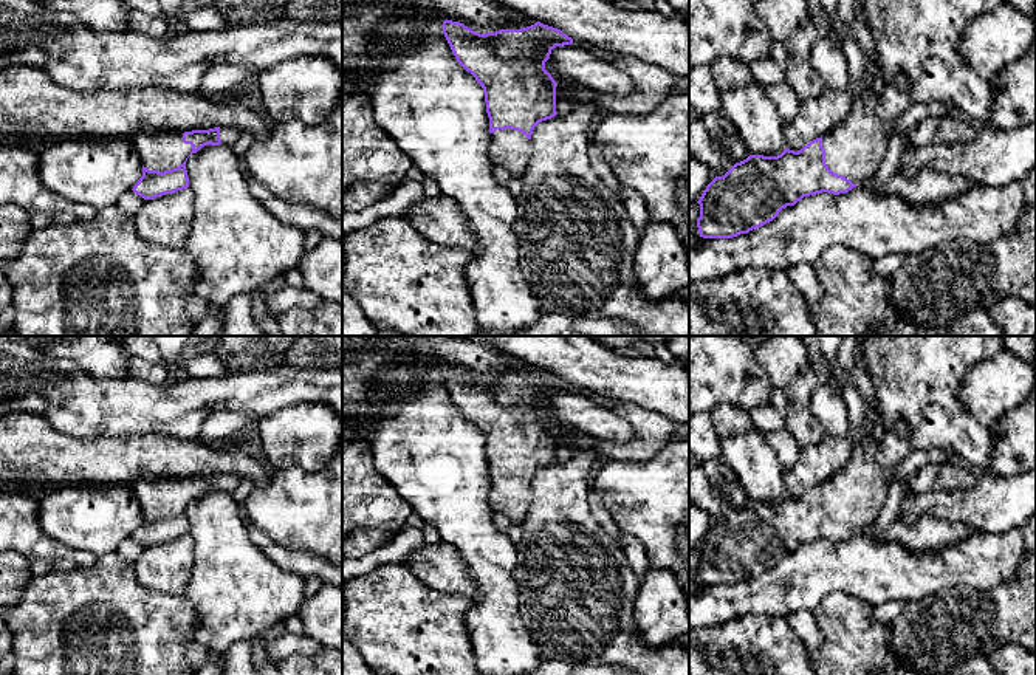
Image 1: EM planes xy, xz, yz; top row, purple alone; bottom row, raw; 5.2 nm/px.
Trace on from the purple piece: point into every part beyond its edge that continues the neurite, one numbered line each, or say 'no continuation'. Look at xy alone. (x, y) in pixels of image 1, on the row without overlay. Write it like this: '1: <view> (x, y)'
1: xy (160, 497)

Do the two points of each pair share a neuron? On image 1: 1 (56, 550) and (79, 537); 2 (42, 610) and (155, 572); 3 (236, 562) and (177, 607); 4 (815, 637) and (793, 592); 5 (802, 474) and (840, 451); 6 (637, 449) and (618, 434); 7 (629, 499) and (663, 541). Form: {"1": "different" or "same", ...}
{"1": "different", "2": "different", "3": "different", "4": "different", "5": "same", "6": "different", "7": "same"}

